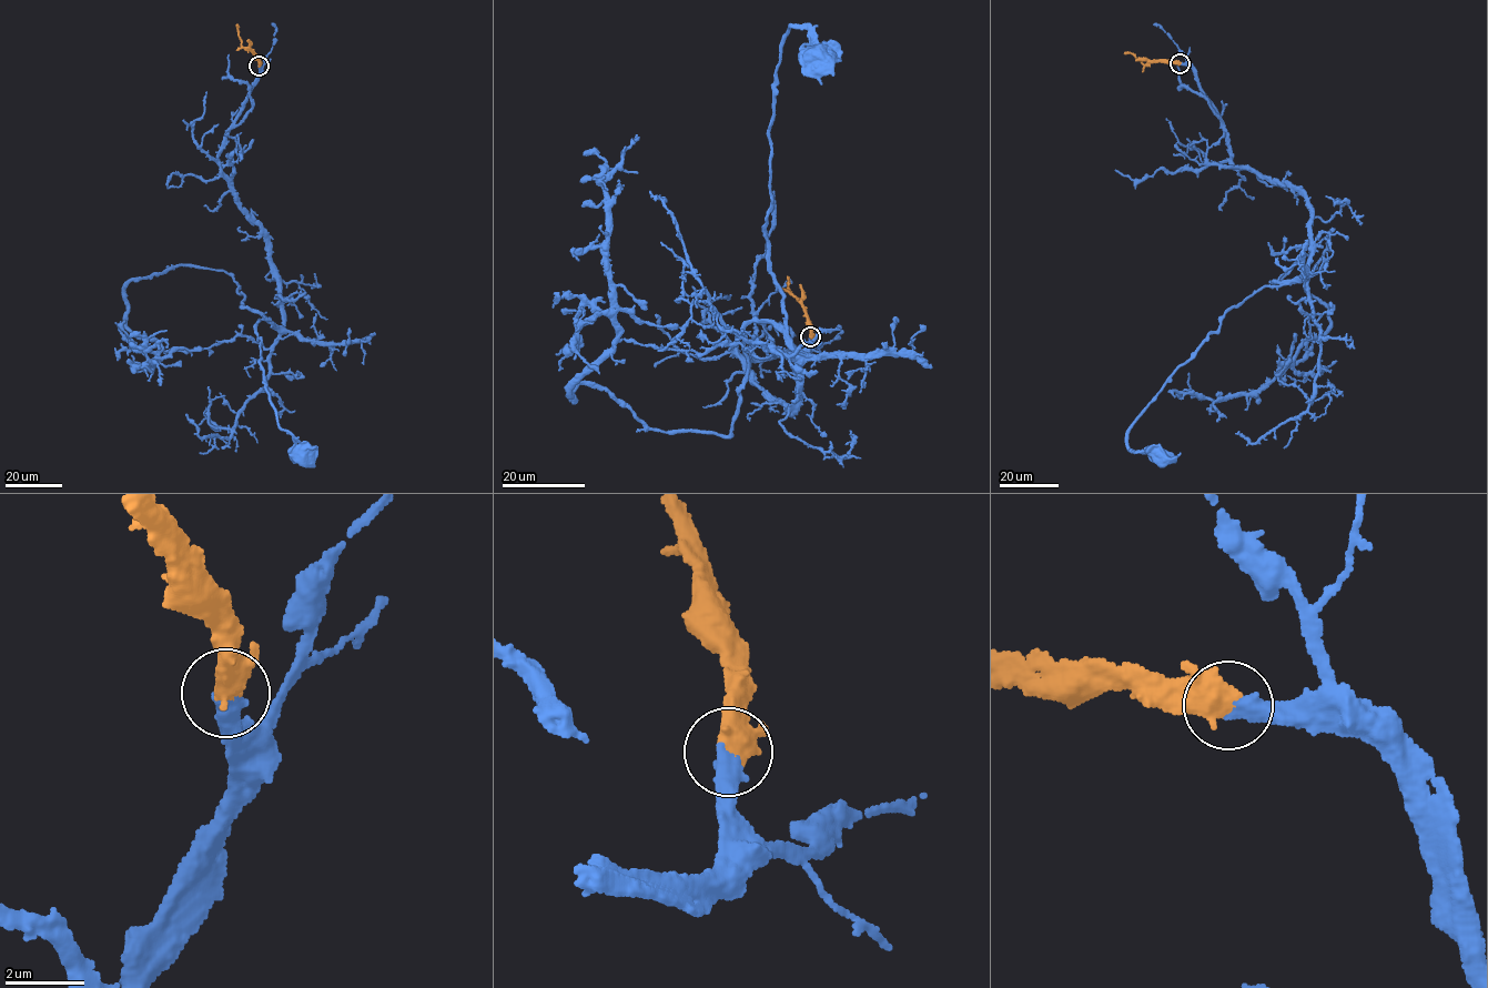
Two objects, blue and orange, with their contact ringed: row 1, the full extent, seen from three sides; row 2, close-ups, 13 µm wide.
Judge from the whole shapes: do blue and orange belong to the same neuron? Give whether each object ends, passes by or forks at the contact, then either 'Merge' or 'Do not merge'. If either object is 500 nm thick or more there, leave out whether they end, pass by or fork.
Merge

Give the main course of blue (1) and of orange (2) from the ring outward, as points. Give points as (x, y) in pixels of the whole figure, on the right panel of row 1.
1: (1180, 63), (1234, 167), (1304, 197), (1311, 255), (1302, 280), (1233, 305), (1133, 424), (1127, 449), (1161, 459)
2: (1180, 63), (1153, 61), (1145, 64), (1132, 53), (1124, 53)

